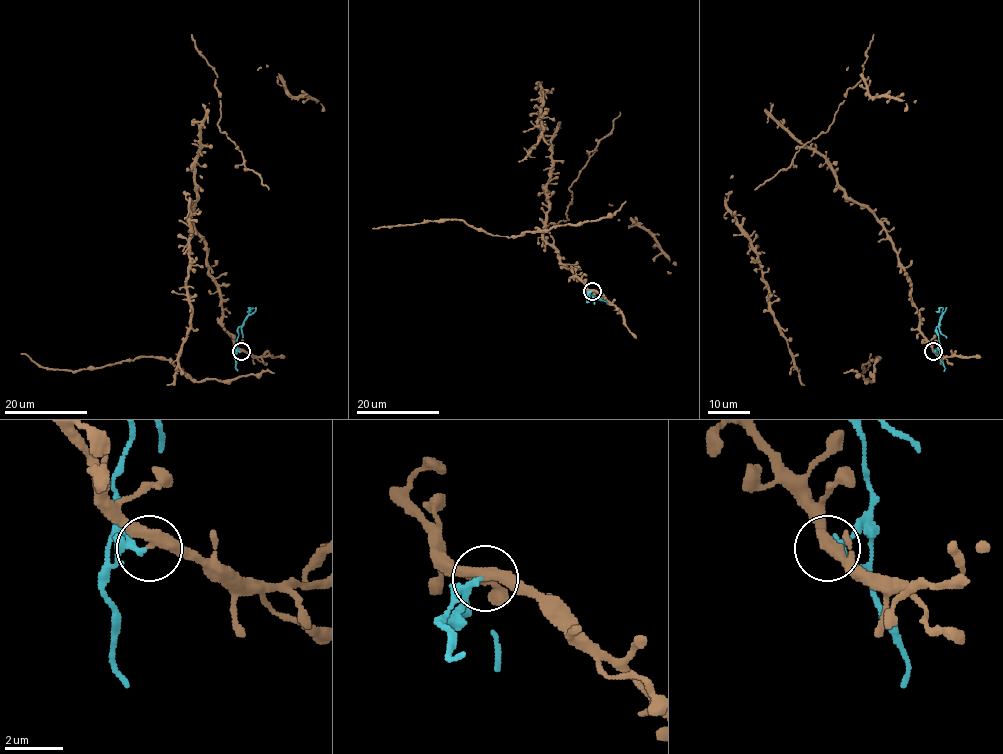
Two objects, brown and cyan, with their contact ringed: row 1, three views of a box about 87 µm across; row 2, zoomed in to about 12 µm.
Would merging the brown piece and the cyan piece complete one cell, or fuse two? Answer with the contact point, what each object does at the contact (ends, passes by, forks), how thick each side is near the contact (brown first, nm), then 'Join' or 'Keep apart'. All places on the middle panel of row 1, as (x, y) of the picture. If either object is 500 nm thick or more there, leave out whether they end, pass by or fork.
Place: (592, 291). At the ring brown passes by. At the ring cyan passes by. Thickness 360 nm (brown) against 170 nm. Keep apart

